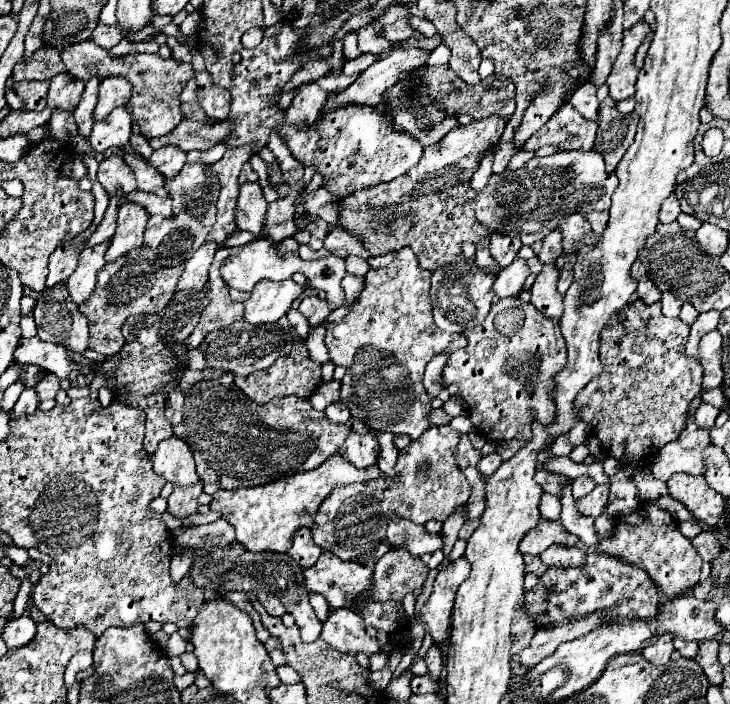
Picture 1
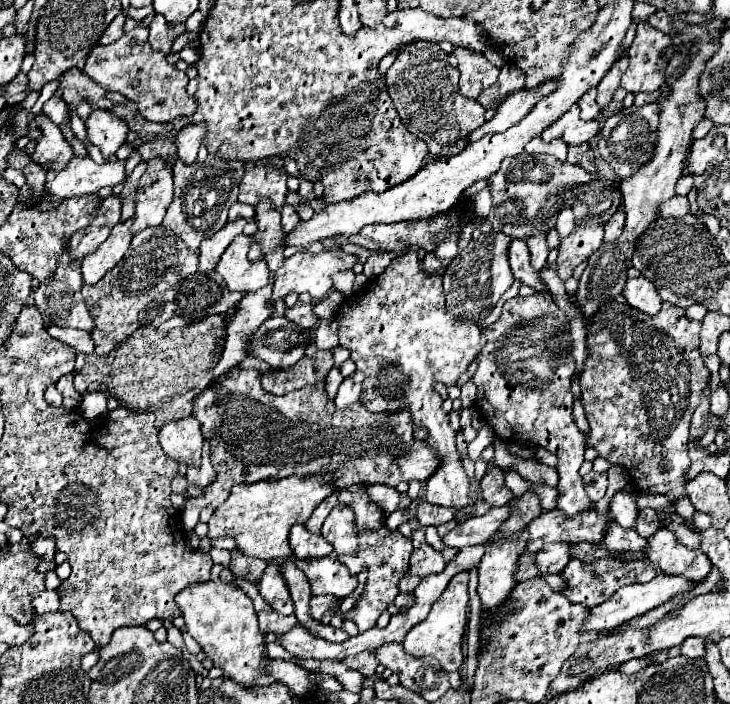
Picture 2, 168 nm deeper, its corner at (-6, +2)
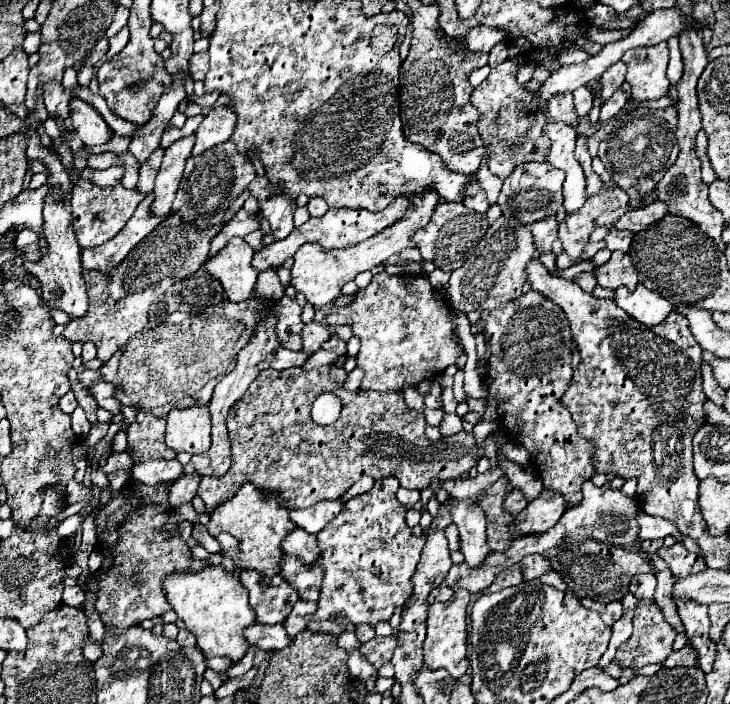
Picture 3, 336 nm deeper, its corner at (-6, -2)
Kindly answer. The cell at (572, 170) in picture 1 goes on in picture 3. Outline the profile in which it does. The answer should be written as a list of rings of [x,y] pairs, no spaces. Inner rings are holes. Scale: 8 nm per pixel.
[[[524,162],[522,166],[514,168],[514,172],[504,180],[502,192],[498,196],[498,206],[502,208],[504,216],[518,218],[518,222],[526,222],[528,226],[536,220],[544,218],[544,214],[556,212],[564,198],[562,198],[562,182],[564,174],[562,170],[554,168],[548,162]]]

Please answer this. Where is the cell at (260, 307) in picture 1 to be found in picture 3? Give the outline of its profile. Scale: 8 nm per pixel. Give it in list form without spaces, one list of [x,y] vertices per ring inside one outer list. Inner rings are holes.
[[[428,190],[424,194],[412,194],[410,196],[410,208],[406,212],[406,216],[402,220],[398,220],[396,224],[384,228],[380,234],[348,246],[348,248],[322,248],[320,244],[304,244],[298,248],[298,252],[294,254],[294,266],[292,266],[292,286],[298,292],[304,292],[306,300],[314,306],[326,306],[330,302],[334,302],[336,298],[340,298],[340,290],[348,280],[354,280],[360,272],[372,270],[374,266],[386,262],[390,256],[400,254],[406,248],[414,248],[416,244],[412,242],[412,236],[418,228],[426,226],[430,222],[430,218],[434,216],[436,206],[440,204],[440,194],[436,190]]]

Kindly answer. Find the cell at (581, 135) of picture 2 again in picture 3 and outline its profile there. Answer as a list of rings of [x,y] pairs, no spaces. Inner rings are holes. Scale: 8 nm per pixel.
[[[570,92],[556,94],[554,98],[550,98],[546,102],[546,110],[554,122],[566,122],[576,128],[576,110],[574,110],[574,100]]]

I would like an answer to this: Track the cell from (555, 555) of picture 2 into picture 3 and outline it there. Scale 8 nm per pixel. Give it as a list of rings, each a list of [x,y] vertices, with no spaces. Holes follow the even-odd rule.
[[[534,554],[534,556],[526,556],[520,562],[520,568],[522,568],[524,580],[534,580],[534,578],[540,578],[546,570],[550,570],[550,564],[542,558],[542,554]]]

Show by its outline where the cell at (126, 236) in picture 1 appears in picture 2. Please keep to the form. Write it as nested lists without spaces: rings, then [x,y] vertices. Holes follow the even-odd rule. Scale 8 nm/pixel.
[[[160,158],[148,162],[136,190],[136,214],[130,234],[162,224],[166,208],[172,202],[172,166]]]

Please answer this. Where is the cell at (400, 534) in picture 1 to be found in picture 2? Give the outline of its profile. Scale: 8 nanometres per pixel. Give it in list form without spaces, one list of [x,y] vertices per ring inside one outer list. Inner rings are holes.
[[[490,508],[484,516],[476,516],[470,518],[462,524],[458,524],[454,530],[450,530],[442,542],[444,546],[452,546],[452,548],[466,548],[466,546],[476,546],[476,544],[484,544],[498,528],[500,524],[508,518],[508,508]]]

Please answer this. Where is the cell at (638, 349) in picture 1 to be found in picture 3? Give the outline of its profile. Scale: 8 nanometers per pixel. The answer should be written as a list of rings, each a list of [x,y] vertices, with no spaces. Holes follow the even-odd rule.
[[[540,260],[530,262],[530,266],[526,266],[526,272],[528,272],[528,282],[532,284],[532,290],[536,290],[536,292],[540,292],[540,294],[546,294],[546,298],[550,298],[552,302],[556,302],[556,304],[564,310],[564,314],[566,314],[566,318],[568,318],[568,322],[570,322],[572,338],[574,338],[574,342],[576,342],[578,348],[580,348],[582,360],[580,360],[578,368],[574,370],[570,388],[566,390],[562,402],[564,402],[564,406],[570,410],[570,414],[572,414],[572,418],[574,418],[574,422],[576,422],[576,426],[578,426],[578,432],[580,432],[584,438],[596,442],[596,458],[594,458],[596,470],[598,470],[598,472],[616,474],[616,476],[622,476],[622,478],[636,478],[636,480],[638,480],[638,502],[640,502],[642,510],[644,510],[646,514],[650,514],[650,516],[662,516],[662,518],[674,520],[674,522],[678,524],[680,532],[682,532],[684,536],[694,538],[700,547],[700,542],[702,542],[700,536],[702,536],[704,530],[703,538],[706,538],[706,522],[704,522],[704,518],[702,518],[702,514],[700,514],[700,506],[698,506],[698,482],[700,482],[700,480],[696,478],[694,468],[692,468],[692,438],[694,438],[694,434],[706,424],[704,410],[702,410],[702,406],[704,406],[704,402],[706,402],[706,394],[702,392],[702,376],[700,376],[702,348],[698,346],[698,342],[694,342],[694,336],[690,334],[690,326],[686,326],[686,318],[682,318],[682,314],[670,312],[670,316],[668,316],[662,324],[652,326],[652,328],[650,328],[650,326],[642,326],[640,322],[634,322],[634,318],[630,318],[624,310],[618,310],[618,308],[614,306],[612,300],[598,300],[598,298],[594,298],[592,294],[584,292],[576,282],[564,280],[564,278],[558,278],[558,276],[552,276],[552,274],[540,264]]]

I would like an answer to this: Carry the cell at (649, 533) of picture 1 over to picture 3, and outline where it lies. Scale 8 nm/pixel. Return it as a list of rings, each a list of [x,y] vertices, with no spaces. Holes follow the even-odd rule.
[[[676,542],[672,548],[660,548],[658,556],[668,564],[670,572],[676,578],[686,578],[686,576],[698,574],[706,568],[704,558],[698,556],[698,554],[688,552],[682,542]]]

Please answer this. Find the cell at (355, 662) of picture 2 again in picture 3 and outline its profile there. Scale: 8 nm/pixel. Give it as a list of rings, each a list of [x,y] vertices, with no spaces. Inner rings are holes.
[[[376,636],[370,642],[366,642],[366,650],[362,650],[362,654],[368,658],[368,662],[374,668],[380,668],[390,662],[390,654],[394,652],[394,642],[396,642],[394,636],[386,636],[386,638]]]

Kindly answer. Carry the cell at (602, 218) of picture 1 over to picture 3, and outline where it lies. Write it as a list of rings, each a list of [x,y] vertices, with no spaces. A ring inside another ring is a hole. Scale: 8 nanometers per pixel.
[[[612,230],[608,236],[606,236],[606,248],[608,250],[622,250],[622,252],[628,252],[630,244],[632,244],[632,238],[634,234],[632,232],[626,232],[626,230]]]

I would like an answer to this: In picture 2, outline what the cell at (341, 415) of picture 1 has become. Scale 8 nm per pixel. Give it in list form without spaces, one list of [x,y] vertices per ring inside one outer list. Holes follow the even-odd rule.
[[[354,372],[352,376],[344,378],[344,382],[340,384],[338,388],[338,394],[334,398],[334,404],[336,408],[344,410],[344,408],[350,408],[350,404],[358,402],[358,396],[360,396],[360,386],[362,386],[362,374]]]

